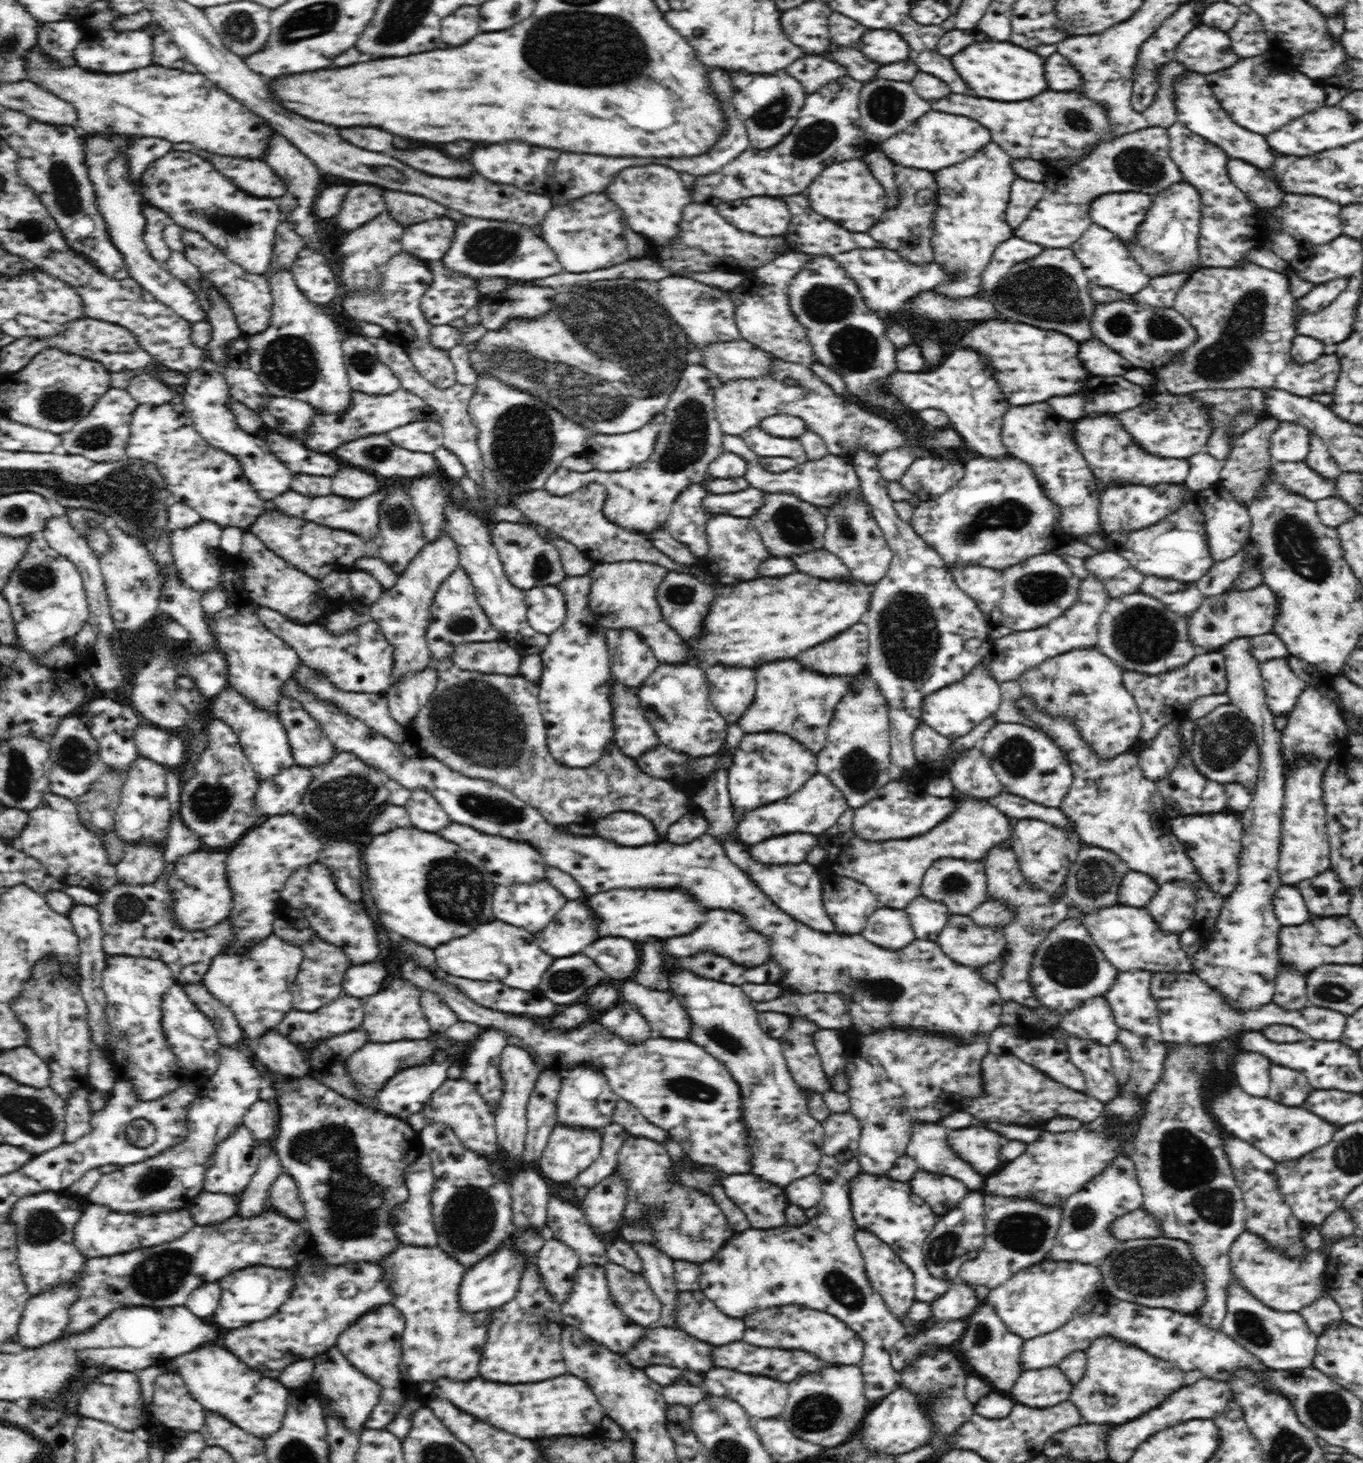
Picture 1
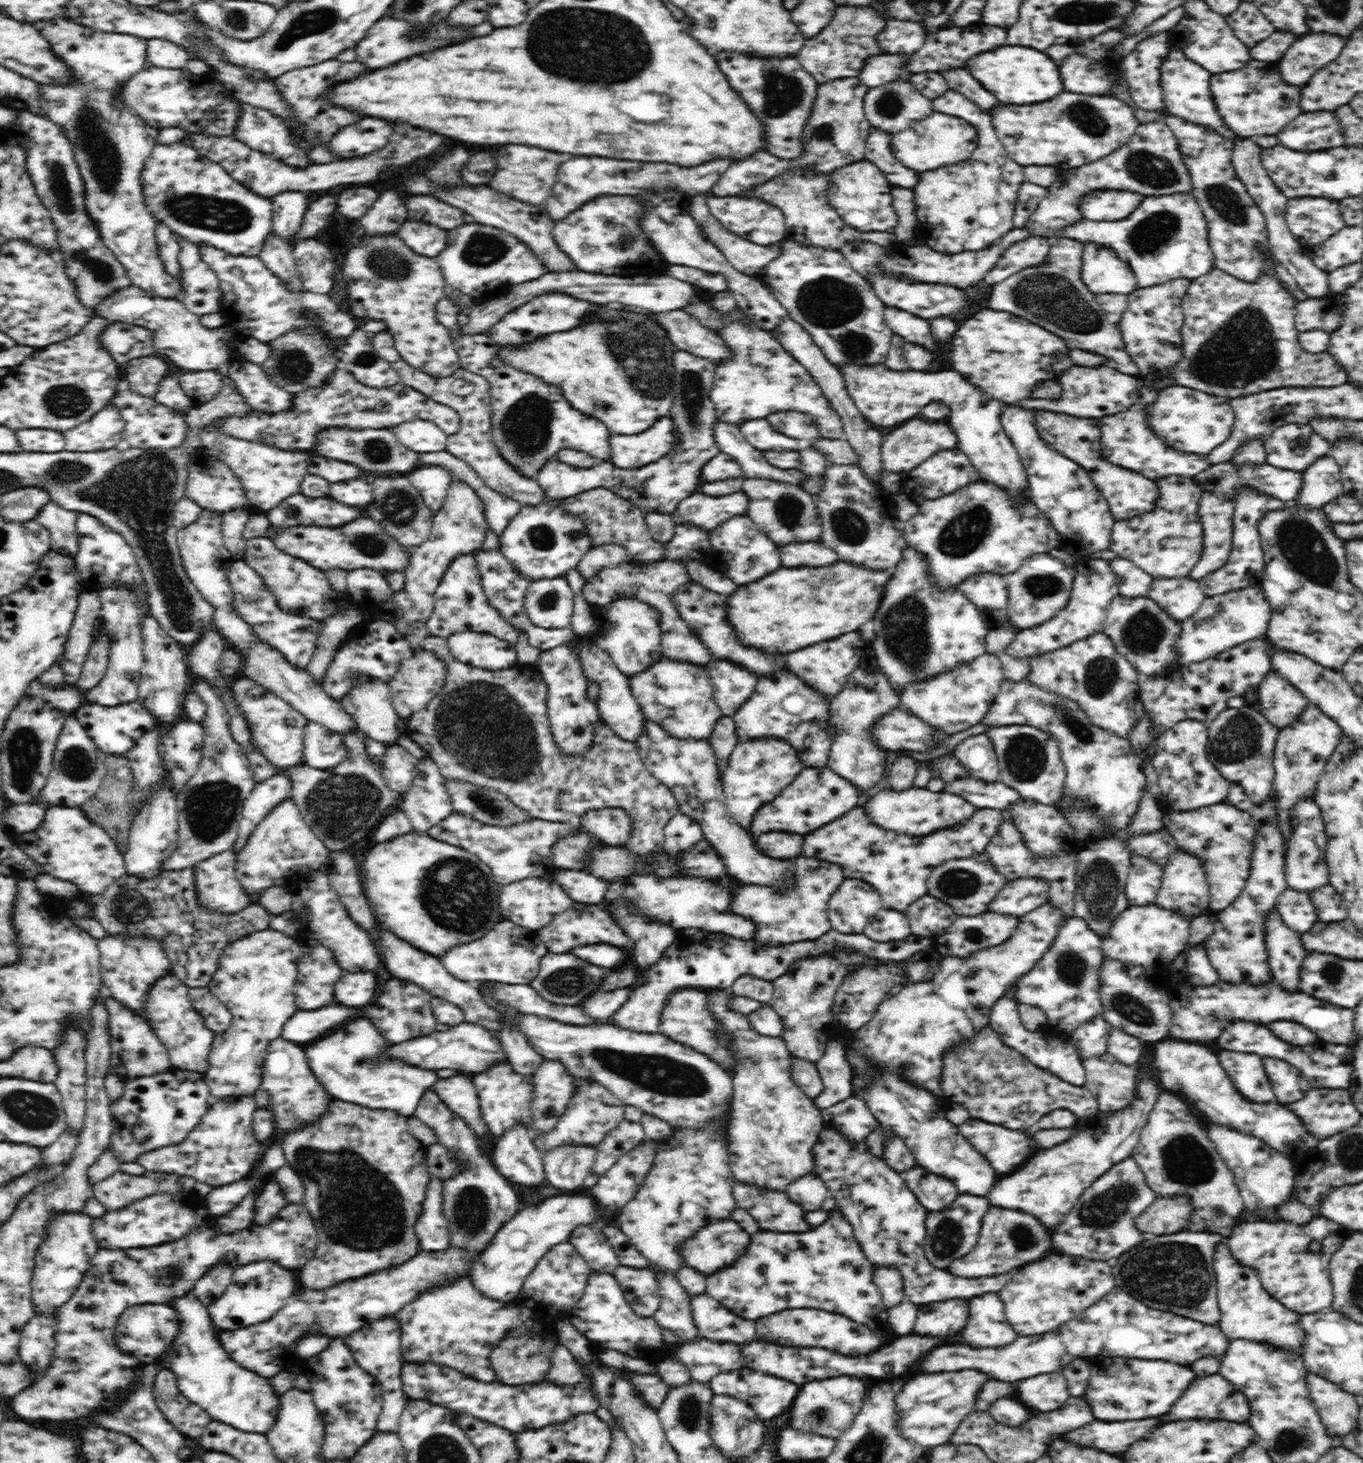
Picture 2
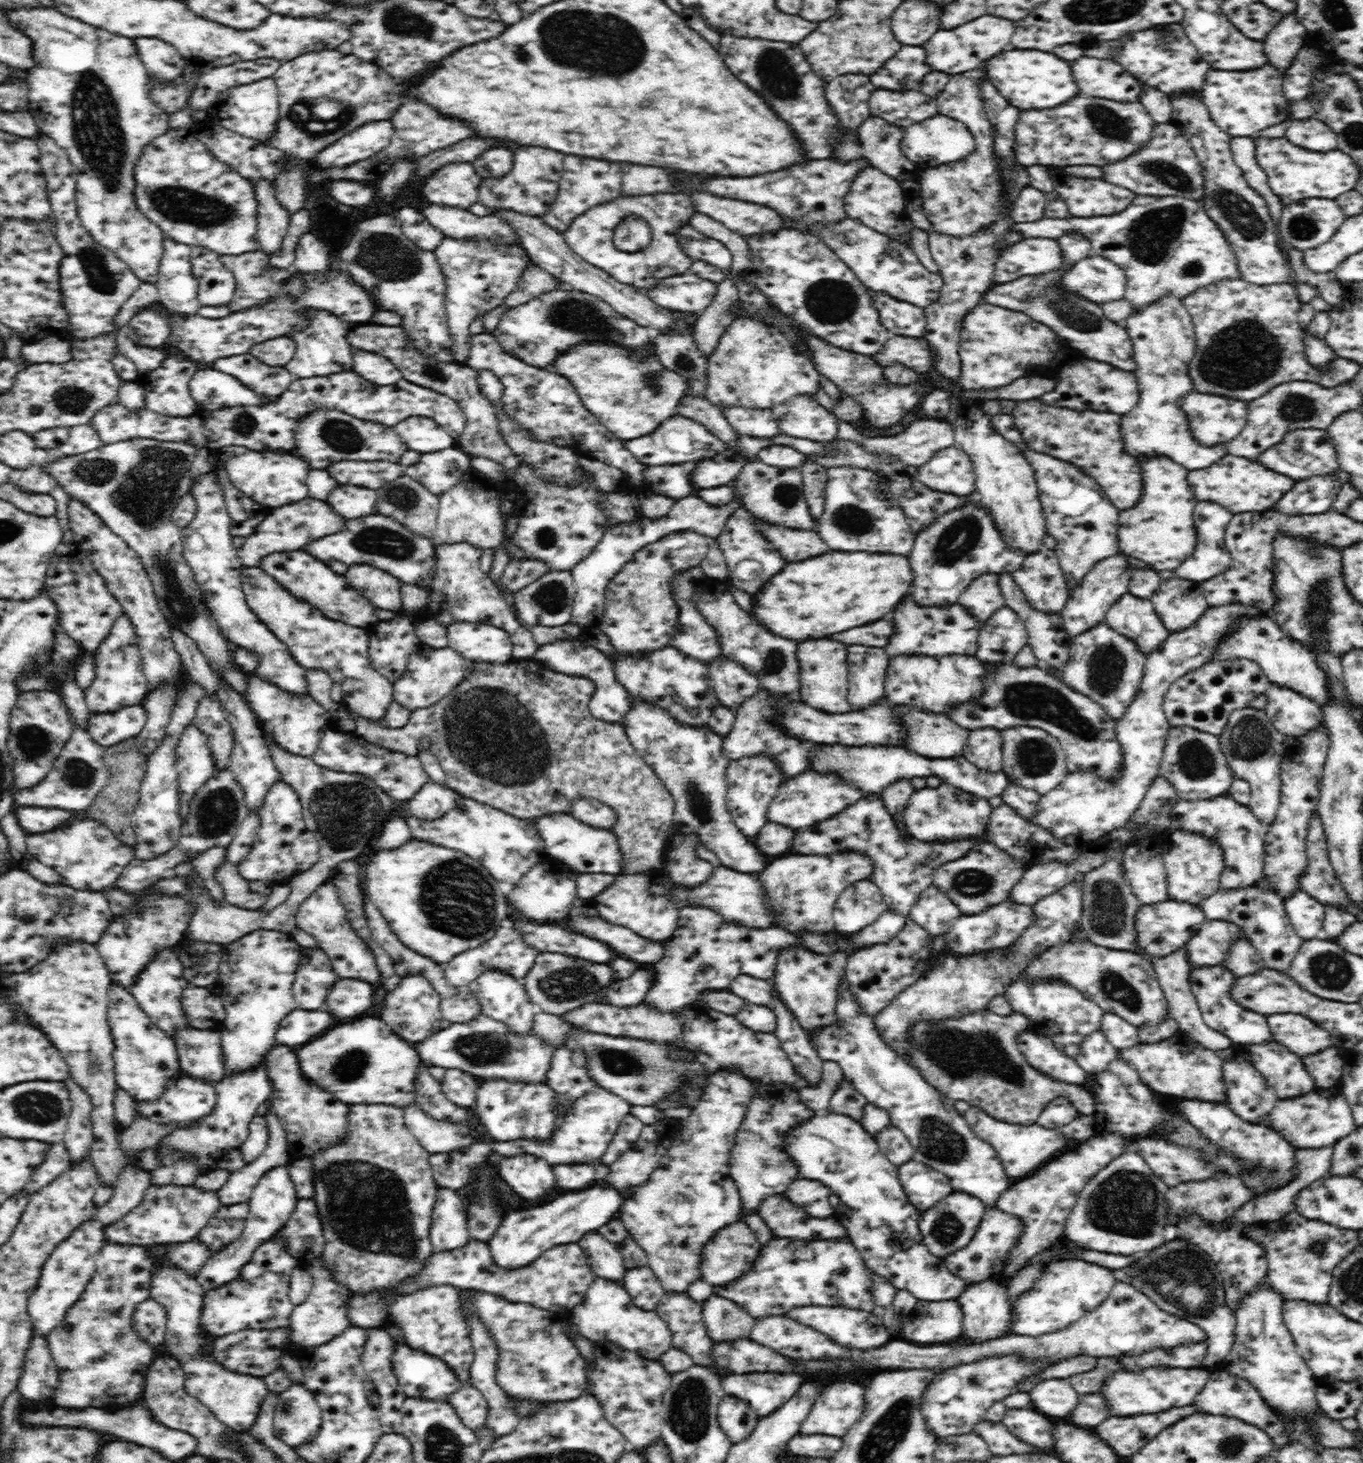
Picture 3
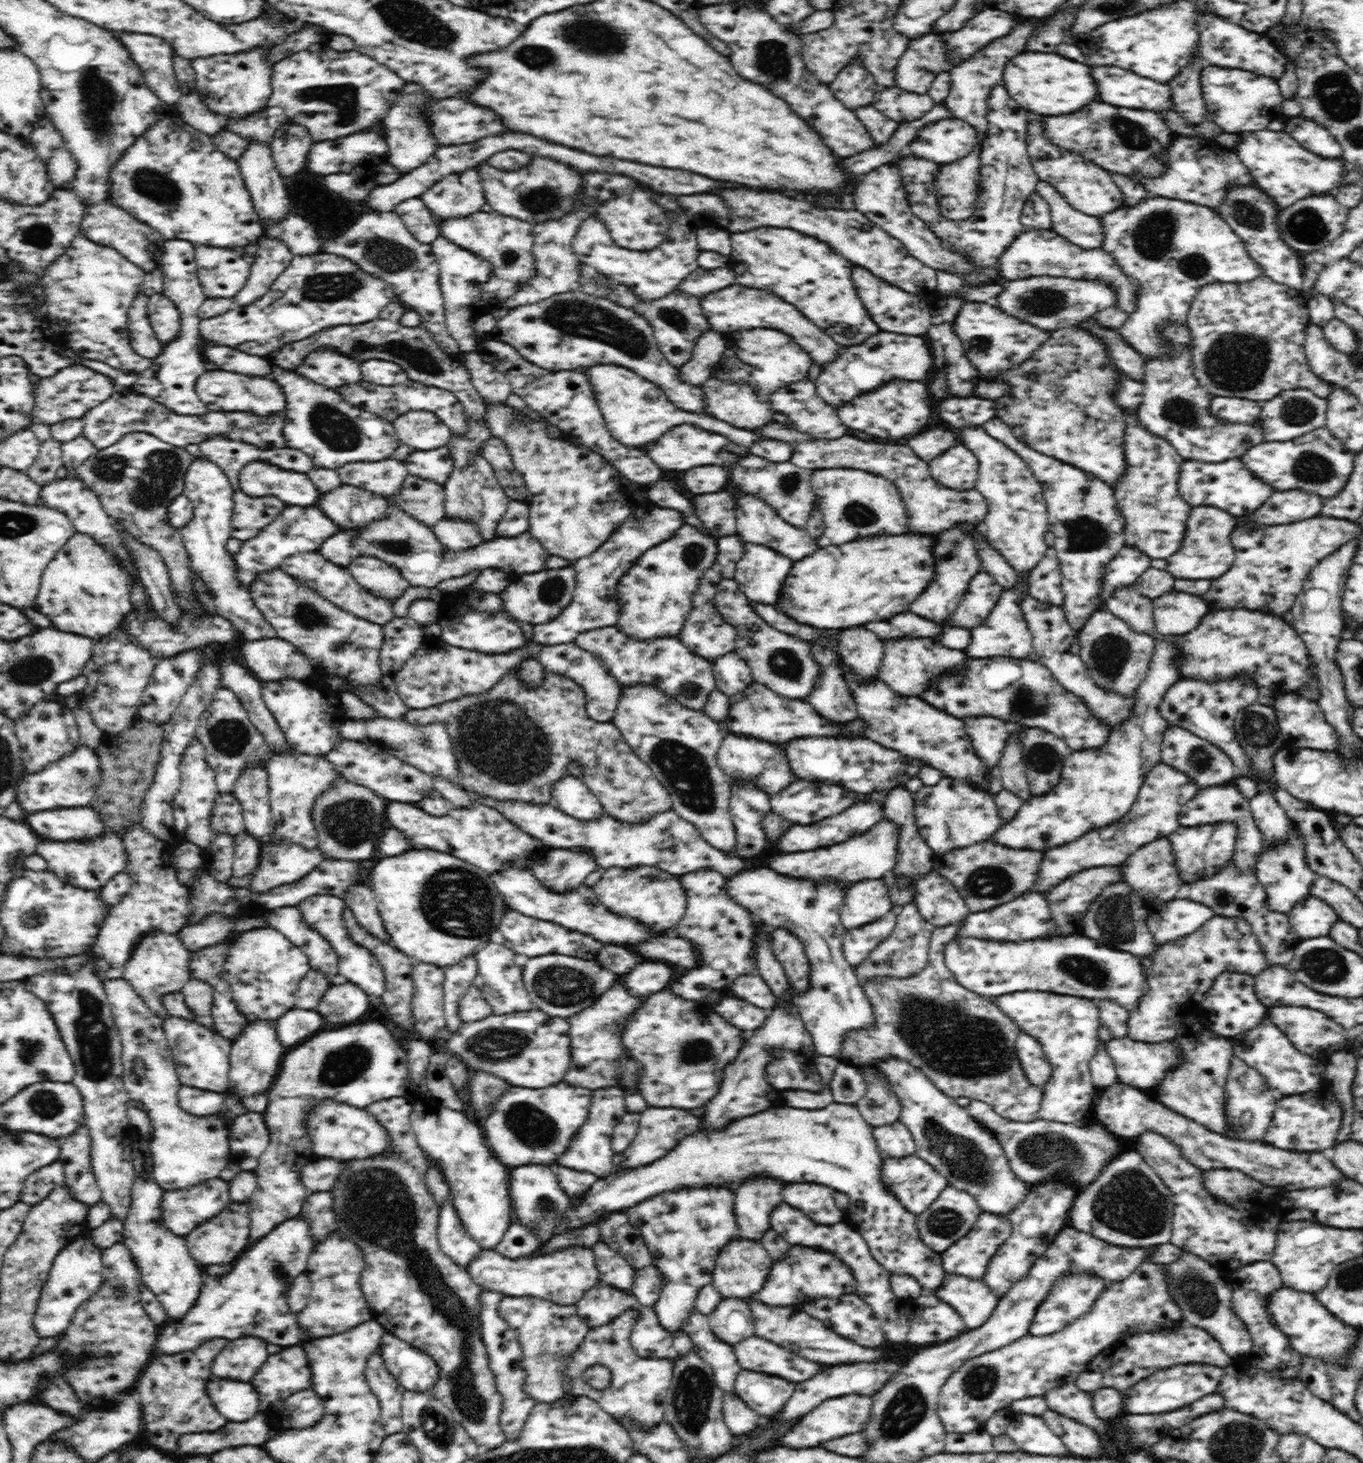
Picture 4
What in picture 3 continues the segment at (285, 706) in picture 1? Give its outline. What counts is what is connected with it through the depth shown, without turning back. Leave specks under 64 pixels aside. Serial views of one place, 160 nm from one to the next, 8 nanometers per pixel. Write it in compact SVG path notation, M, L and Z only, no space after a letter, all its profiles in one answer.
M326 729L322 732L318 748L311 754L312 760L324 769L348 774L362 774L376 782L377 786L392 800L408 802L414 798L414 794L428 782L429 775L416 754L407 755L388 748L376 746L366 739L353 733L344 733L340 730Z

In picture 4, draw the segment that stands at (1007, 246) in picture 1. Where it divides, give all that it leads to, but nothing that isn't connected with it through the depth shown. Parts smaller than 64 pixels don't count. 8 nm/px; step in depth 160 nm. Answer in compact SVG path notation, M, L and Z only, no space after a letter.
M1024 230L1010 245L1010 248L1000 258L1000 276L1006 280L1030 278L1030 276L1052 276L1073 279L1102 279L1110 285L1117 295L1117 308L1128 314L1134 313L1138 304L1139 286L1133 278L1123 274L1121 266L1117 265L1114 257L1102 247L1086 250L1072 244L1059 234L1048 230Z

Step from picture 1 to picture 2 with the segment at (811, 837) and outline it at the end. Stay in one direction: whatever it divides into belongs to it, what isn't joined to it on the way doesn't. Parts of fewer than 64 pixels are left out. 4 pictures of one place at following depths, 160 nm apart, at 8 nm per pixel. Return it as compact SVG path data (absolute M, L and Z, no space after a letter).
M770 832L756 838L758 848L762 854L770 858L798 858L802 854L803 840L800 834L786 834L786 832Z

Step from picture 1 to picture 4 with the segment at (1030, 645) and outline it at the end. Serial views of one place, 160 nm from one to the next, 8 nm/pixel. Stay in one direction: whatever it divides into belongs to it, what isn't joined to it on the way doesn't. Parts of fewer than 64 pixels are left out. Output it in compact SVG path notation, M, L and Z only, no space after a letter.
M1122 547L1120 552L1108 563L1106 574L1103 576L1102 604L1098 604L1100 610L1103 610L1103 602L1112 596L1114 590L1133 585L1136 579L1150 568L1150 561L1150 557L1136 548Z

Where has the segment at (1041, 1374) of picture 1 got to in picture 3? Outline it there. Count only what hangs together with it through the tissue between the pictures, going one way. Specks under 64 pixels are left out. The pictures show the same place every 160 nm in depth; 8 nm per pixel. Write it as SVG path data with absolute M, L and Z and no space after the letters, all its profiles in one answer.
M1050 1378L1036 1384L1030 1390L1030 1396L1031 1404L1050 1416L1068 1416L1078 1402L1078 1392L1072 1388L1072 1384L1068 1380L1058 1378Z

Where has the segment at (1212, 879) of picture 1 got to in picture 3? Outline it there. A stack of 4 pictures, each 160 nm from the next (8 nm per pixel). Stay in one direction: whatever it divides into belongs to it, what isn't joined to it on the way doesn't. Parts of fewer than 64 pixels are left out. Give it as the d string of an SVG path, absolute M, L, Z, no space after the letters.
M1228 794L1200 801L1180 801L1170 812L1170 828L1214 839L1223 851L1224 866L1219 888L1246 888L1264 877L1265 837L1268 826L1260 822L1248 807Z

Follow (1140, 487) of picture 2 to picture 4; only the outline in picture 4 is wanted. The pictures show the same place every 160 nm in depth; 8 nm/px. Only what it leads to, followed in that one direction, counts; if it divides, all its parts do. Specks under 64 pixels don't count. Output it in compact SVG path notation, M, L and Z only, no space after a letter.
M1076 327L1057 329L1056 332L1052 332L1050 340L1046 344L1042 344L1038 354L1034 354L1034 358L1030 358L1030 362L1024 362L1016 370L1010 370L1010 372L1002 374L1000 380L1004 380L1004 382L1008 382L1012 386L1012 394L1006 396L1006 398L996 400L996 404L998 404L998 418L1002 418L1014 430L1016 438L1020 438L1024 444L1032 446L1034 450L1038 450L1042 454L1050 454L1050 456L1054 456L1054 458L1058 458L1062 462L1070 462L1072 466L1078 466L1080 470L1094 474L1095 477L1102 479L1114 489L1116 482L1126 474L1126 459L1124 459L1124 445L1122 444L1124 444L1127 423L1124 420L1124 410L1116 405L1115 398L1113 398L1113 392L1117 389L1117 384L1119 383L1120 373L1122 372L1110 361L1110 355L1108 355L1108 351L1105 349L1105 344L1097 336L1088 334L1088 332Z

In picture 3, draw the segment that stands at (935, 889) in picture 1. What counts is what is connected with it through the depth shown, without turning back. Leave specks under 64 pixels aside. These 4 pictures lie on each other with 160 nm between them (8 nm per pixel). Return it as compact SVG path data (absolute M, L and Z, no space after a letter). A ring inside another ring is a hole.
M984 842L962 858L946 862L934 870L932 885L945 892L962 915L979 914L1008 900L1012 886L1023 877L1025 870L1025 866L1012 858L1011 854L1006 854L998 847ZM990 880L992 880L992 892L990 892Z

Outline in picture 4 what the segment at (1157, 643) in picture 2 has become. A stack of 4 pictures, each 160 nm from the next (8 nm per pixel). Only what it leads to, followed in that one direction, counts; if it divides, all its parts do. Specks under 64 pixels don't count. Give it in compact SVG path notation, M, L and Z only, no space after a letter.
M1133 585L1114 590L1112 596L1103 602L1102 608L1121 618L1136 632L1160 637L1154 627L1153 600L1136 592Z

